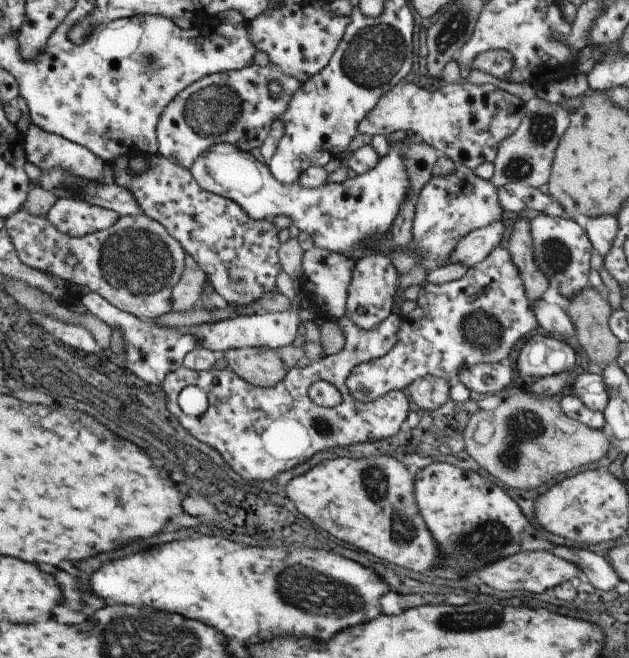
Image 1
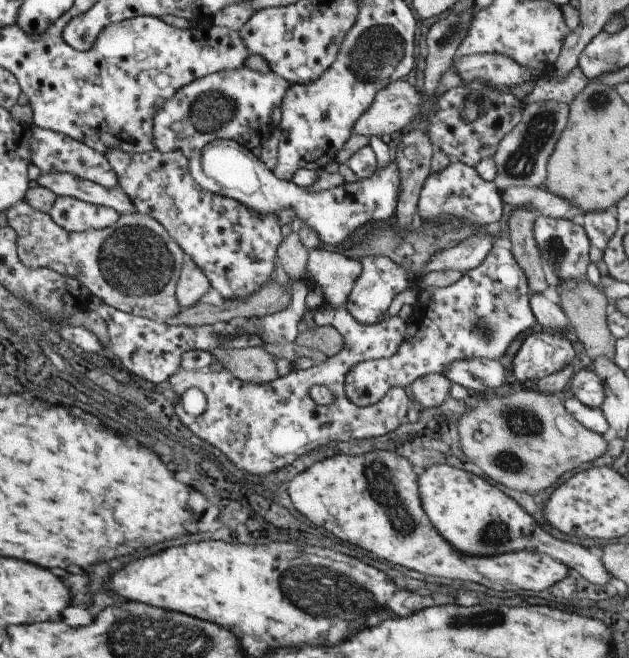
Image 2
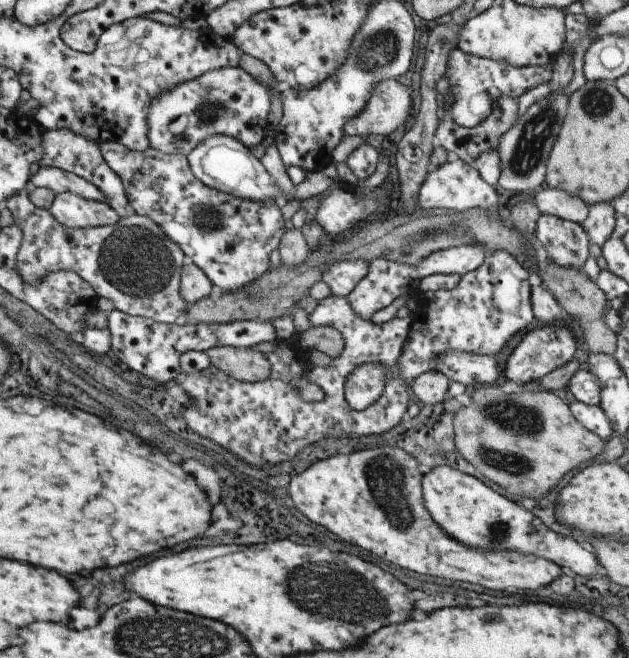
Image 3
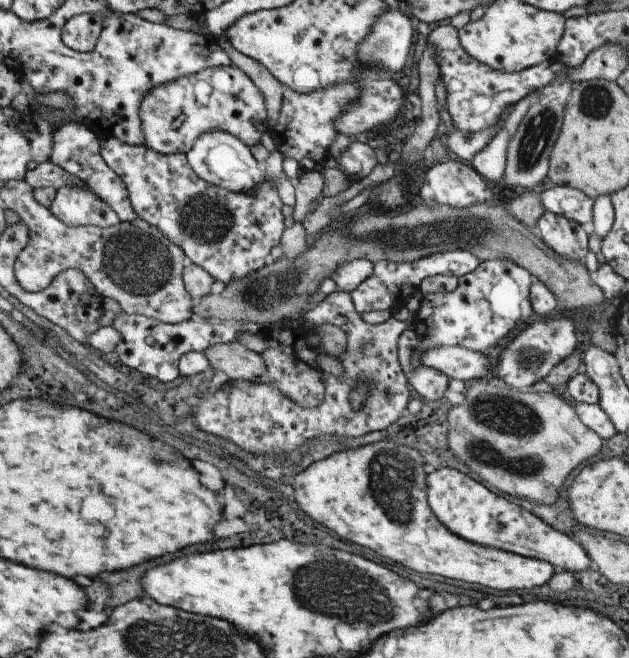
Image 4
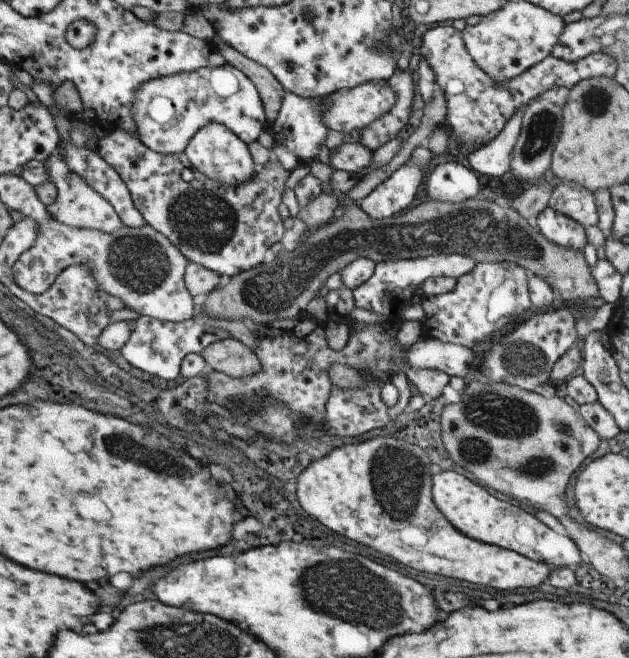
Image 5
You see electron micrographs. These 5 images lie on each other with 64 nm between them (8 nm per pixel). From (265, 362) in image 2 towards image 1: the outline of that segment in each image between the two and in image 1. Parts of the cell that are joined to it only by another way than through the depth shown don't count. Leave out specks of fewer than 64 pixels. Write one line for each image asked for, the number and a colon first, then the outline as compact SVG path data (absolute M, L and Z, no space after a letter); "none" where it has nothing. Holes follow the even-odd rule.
1: M269 348L227 350L221 356L225 358L229 370L257 388L273 388L287 376L285 364L277 352Z

